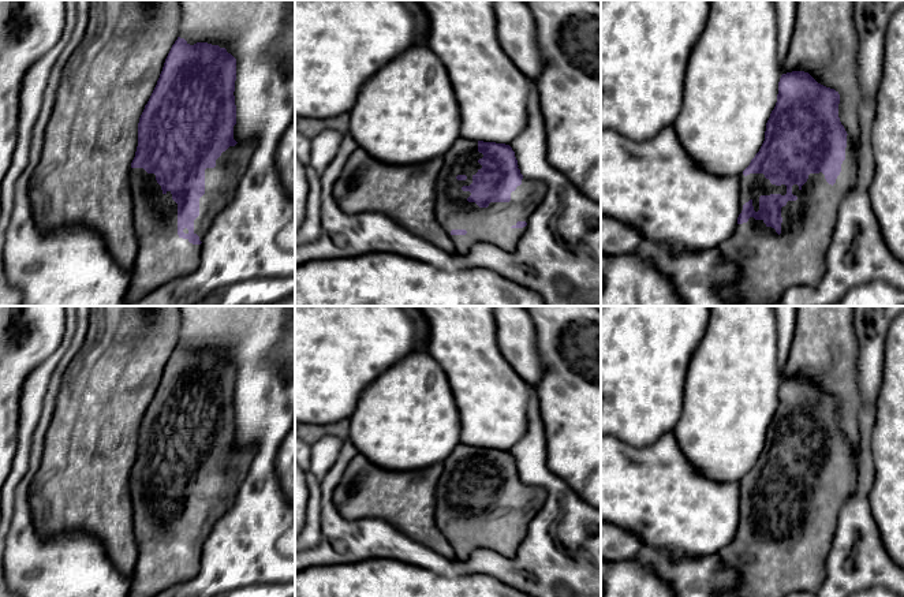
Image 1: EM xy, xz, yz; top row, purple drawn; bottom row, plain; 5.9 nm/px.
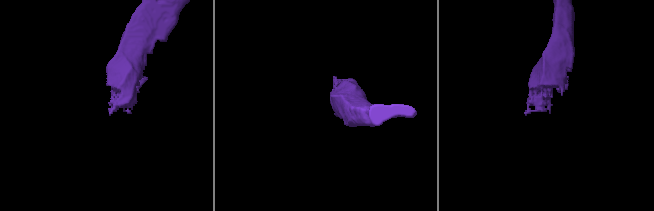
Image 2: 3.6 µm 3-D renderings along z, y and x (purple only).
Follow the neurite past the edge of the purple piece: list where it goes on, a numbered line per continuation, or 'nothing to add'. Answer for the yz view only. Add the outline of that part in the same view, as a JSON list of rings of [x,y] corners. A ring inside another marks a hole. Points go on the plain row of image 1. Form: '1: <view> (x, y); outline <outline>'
1: yz (768, 567); outline [[[847,441],[845,466],[836,489],[829,490],[825,481],[819,478],[810,480],[802,493],[793,490],[792,500],[797,505],[788,507],[781,514],[780,541],[763,526],[754,523],[737,530],[720,555],[722,564],[740,575],[740,585],[735,592],[726,592],[720,597],[787,597],[793,592],[817,592],[825,579],[826,559],[833,546],[841,510],[855,492],[858,470],[859,458],[852,444]]]

